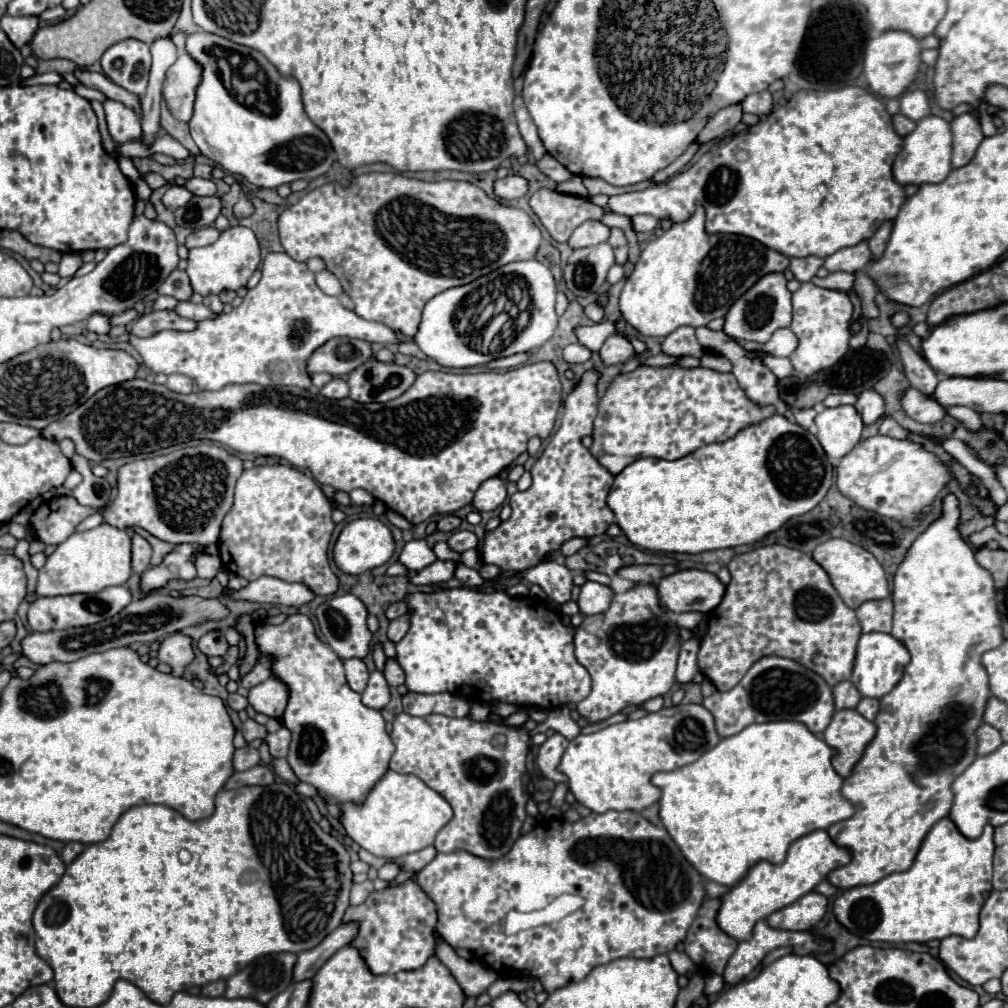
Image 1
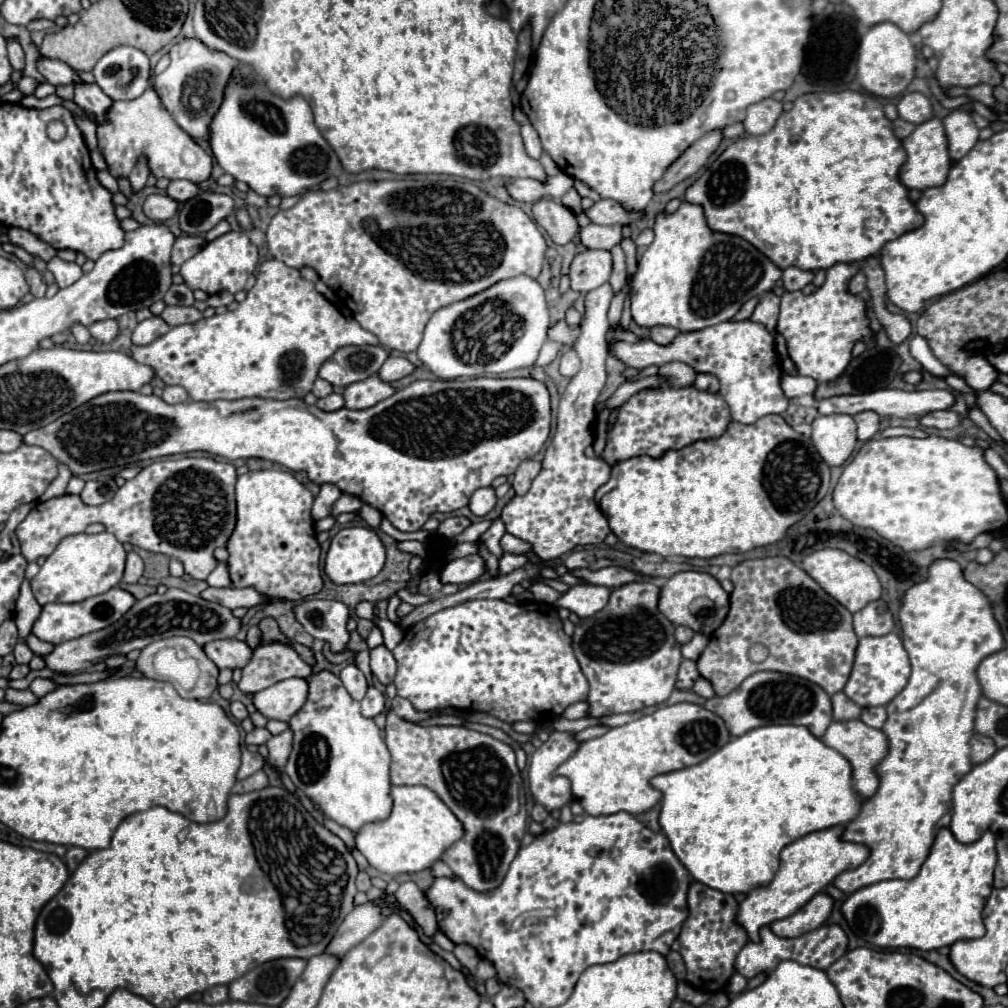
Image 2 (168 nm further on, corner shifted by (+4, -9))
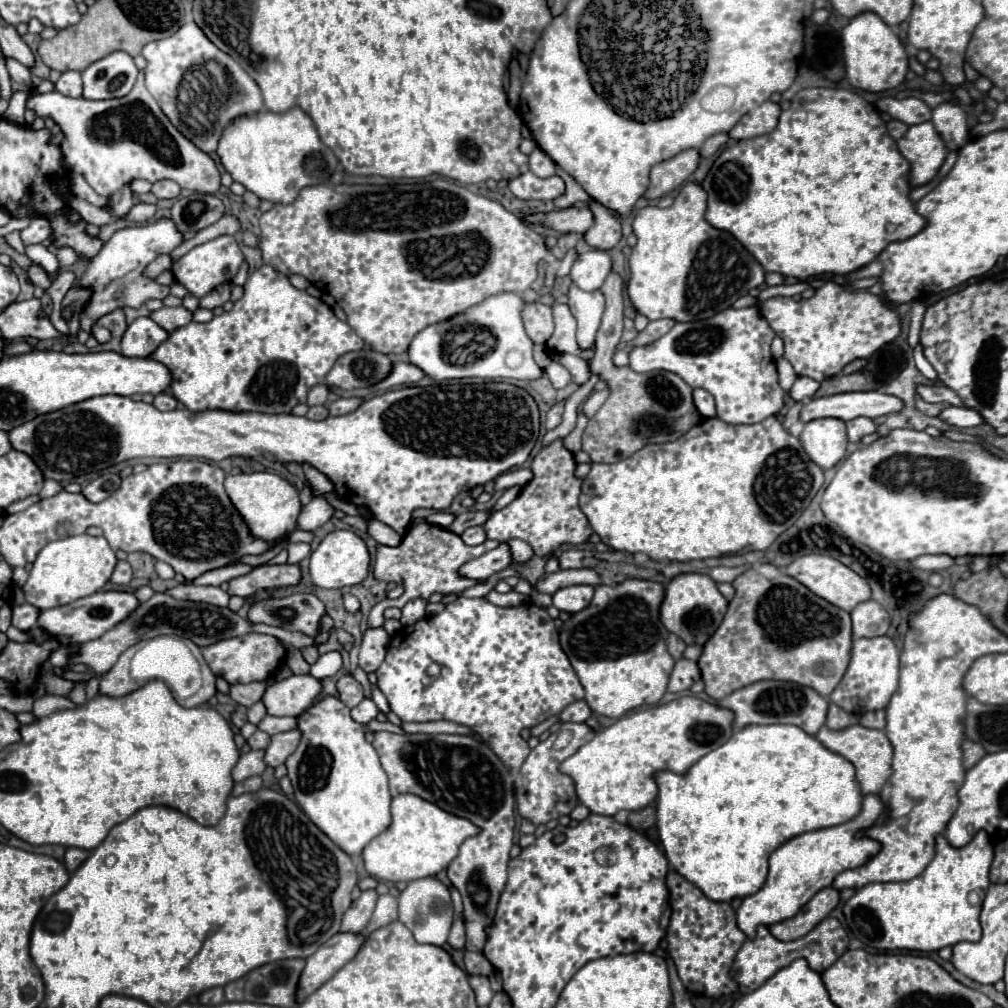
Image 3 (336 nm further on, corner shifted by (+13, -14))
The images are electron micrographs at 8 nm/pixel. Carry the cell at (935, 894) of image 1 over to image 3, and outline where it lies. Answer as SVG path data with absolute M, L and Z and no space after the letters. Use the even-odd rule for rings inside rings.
M985 830L977 832L975 838L963 846L951 846L941 834L937 836L937 854L931 864L915 878L907 882L877 882L859 888L853 898L843 906L843 914L851 932L869 948L877 950L917 950L933 952L945 946L955 946L957 942L977 942L981 938L979 912L989 888L989 868L993 862L993 844Z

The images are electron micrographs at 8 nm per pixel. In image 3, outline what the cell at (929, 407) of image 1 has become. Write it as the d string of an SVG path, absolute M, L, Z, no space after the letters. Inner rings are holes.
M949 406L945 408L939 418L943 418L945 422L949 422L951 426L957 426L957 428L971 428L971 426L979 426L985 422L985 418L981 418L981 414L977 414L977 410L973 408L967 408L967 406Z

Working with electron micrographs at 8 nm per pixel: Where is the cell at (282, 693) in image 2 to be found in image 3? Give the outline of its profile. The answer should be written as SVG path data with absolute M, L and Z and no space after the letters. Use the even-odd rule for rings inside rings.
M311 674L289 676L269 686L263 694L267 714L271 716L299 716L319 696L323 684Z

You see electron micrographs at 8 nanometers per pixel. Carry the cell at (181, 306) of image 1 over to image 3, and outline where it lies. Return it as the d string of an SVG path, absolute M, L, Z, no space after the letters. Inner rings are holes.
M163 306L161 310L151 312L149 318L155 320L167 332L173 332L173 330L177 330L181 326L187 326L191 322L193 314L187 308L183 308L183 306L179 306L179 308L167 308L167 306Z

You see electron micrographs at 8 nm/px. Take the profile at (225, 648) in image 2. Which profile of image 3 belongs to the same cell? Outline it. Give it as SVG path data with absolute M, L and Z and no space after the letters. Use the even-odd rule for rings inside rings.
M245 634L239 638L227 638L215 642L213 646L203 648L203 658L215 676L221 676L229 684L249 684L249 682L265 682L283 662L285 648L275 636L267 634Z

